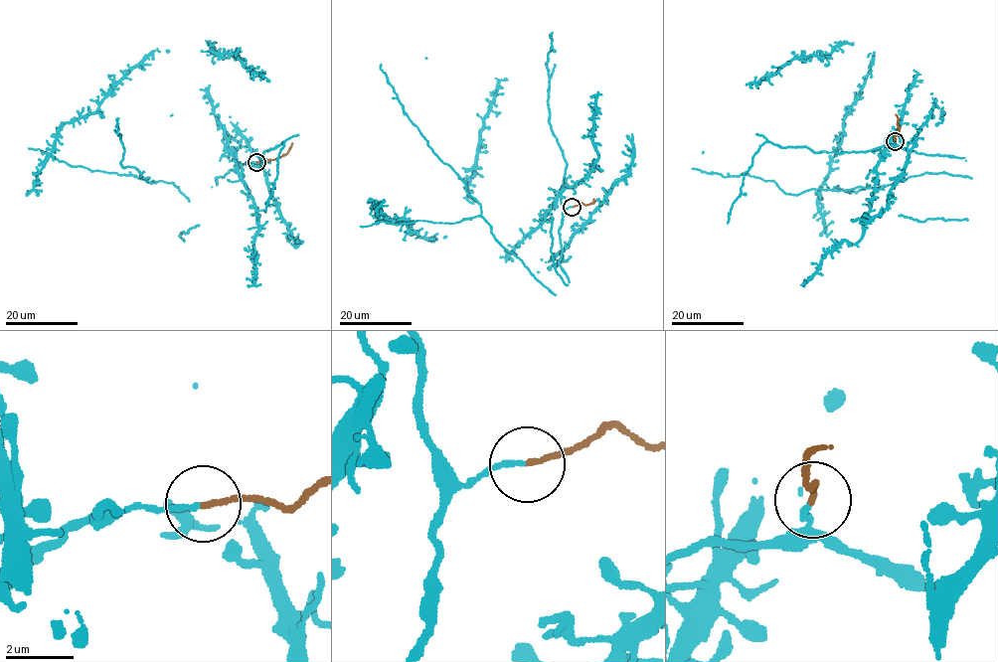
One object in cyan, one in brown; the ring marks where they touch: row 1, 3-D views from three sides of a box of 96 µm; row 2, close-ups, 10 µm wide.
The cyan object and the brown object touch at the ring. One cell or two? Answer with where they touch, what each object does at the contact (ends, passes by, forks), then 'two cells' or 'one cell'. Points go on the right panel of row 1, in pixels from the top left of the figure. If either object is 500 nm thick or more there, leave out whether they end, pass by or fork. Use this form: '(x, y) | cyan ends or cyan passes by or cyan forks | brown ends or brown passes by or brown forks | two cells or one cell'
(895, 141) | cyan ends | brown ends | one cell

